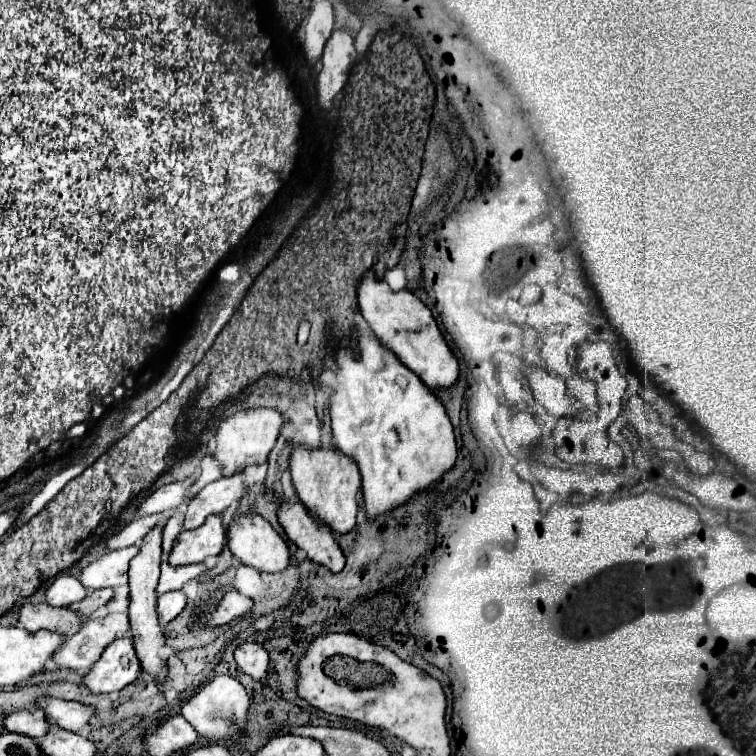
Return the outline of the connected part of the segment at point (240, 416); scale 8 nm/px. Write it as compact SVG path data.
M244 408L222 420L214 434L216 448L212 452L212 458L216 458L222 464L222 474L240 472L246 466L266 462L280 434L280 426L282 426L282 416L274 408Z

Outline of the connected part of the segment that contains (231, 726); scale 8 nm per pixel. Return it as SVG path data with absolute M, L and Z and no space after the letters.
M216 676L212 682L204 684L188 702L182 704L180 714L194 726L198 736L208 740L236 740L238 730L244 726L248 716L248 694L244 686L232 676Z

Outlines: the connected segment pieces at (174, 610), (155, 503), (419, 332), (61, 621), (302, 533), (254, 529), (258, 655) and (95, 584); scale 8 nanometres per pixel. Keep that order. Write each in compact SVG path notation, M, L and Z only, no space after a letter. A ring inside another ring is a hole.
M166 592L156 600L156 614L160 616L160 626L176 618L186 606L186 596L182 592Z
M166 484L148 496L144 496L136 504L136 514L138 516L148 516L156 514L162 510L176 510L180 506L180 500L186 500L186 486L184 484Z
M366 272L358 284L358 306L378 340L386 348L390 348L404 366L416 372L428 388L448 388L456 382L458 360L442 338L432 312L410 290L402 288L398 292L392 292L392 288L384 280L376 280L372 272Z
M26 602L18 610L18 624L30 632L50 630L62 636L70 636L72 632L78 632L82 620L86 620L86 616L78 616L68 608L54 608L44 602Z
M282 500L278 506L278 520L286 536L302 548L308 558L316 564L324 564L330 572L340 572L344 568L344 554L336 542L332 530L310 514L310 510L300 502Z
M232 514L226 524L226 544L230 552L242 562L260 572L280 572L290 564L290 552L282 536L260 514Z
M242 642L234 650L234 660L236 664L256 680L264 682L266 672L268 672L268 652L264 650L262 644L258 642Z
M136 546L114 550L82 568L80 582L84 588L106 588L128 584L128 562L138 554Z

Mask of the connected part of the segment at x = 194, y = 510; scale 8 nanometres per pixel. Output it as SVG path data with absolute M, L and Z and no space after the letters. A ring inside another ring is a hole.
M228 476L220 478L208 486L204 486L186 508L184 518L184 530L198 528L208 514L222 514L226 508L230 508L234 502L240 502L244 496L244 486L240 484L240 476Z

